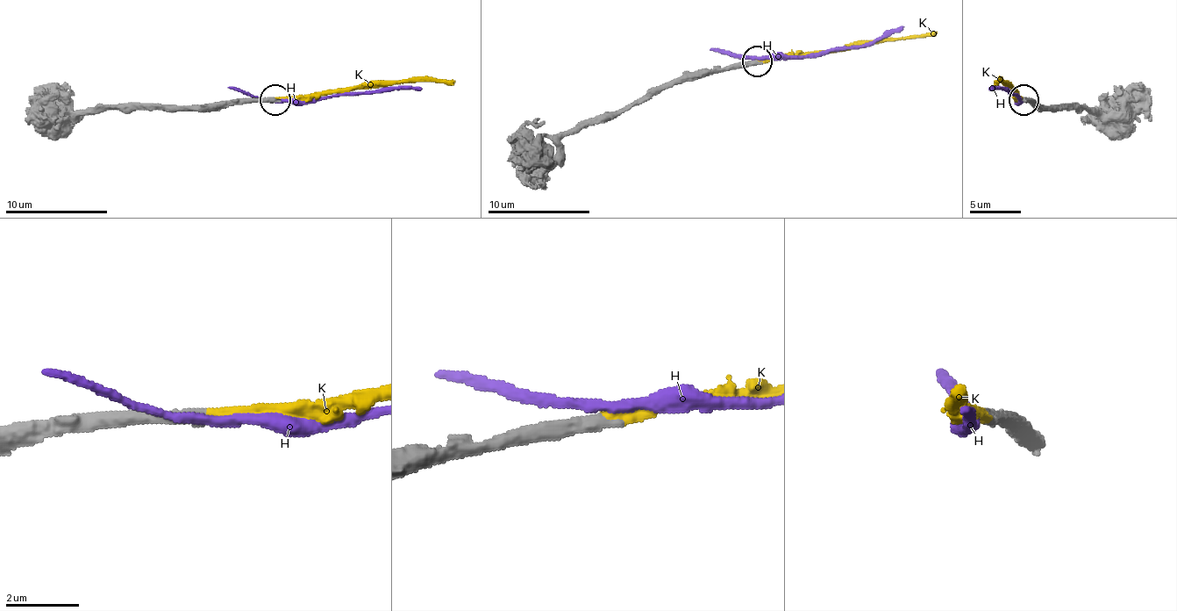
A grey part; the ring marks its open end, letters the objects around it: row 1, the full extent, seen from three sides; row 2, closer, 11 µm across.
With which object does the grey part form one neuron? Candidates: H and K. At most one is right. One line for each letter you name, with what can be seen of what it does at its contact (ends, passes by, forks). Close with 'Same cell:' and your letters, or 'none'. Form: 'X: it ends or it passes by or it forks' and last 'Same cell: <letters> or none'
K: it ends
Same cell: K

